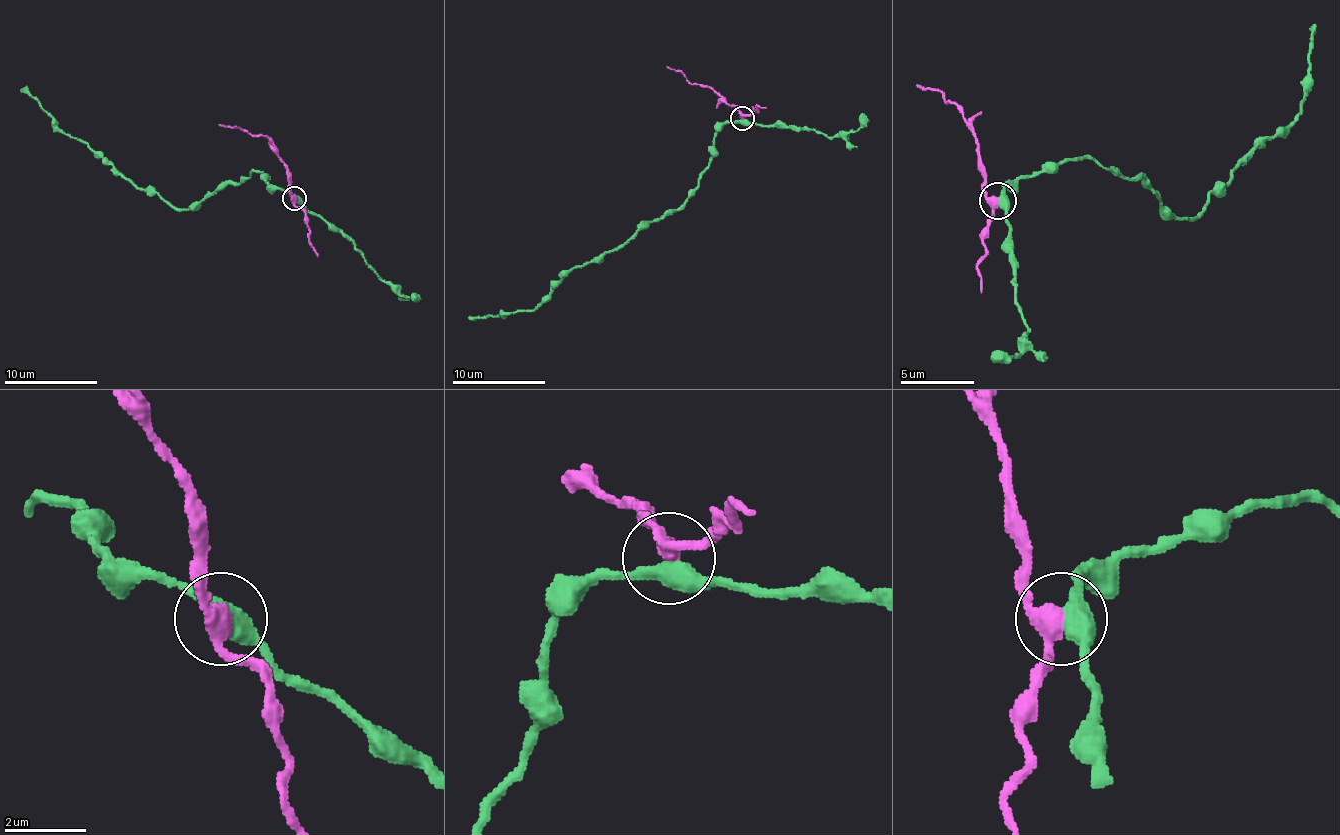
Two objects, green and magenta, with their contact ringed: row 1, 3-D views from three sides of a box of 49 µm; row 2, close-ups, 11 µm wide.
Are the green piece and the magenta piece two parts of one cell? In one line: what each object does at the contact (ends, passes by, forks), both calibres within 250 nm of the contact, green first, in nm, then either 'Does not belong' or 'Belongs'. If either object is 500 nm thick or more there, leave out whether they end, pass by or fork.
At the ring green passes by. At the ring magenta passes by. Thickness 440 nm (green) against 360 nm. Does not belong

